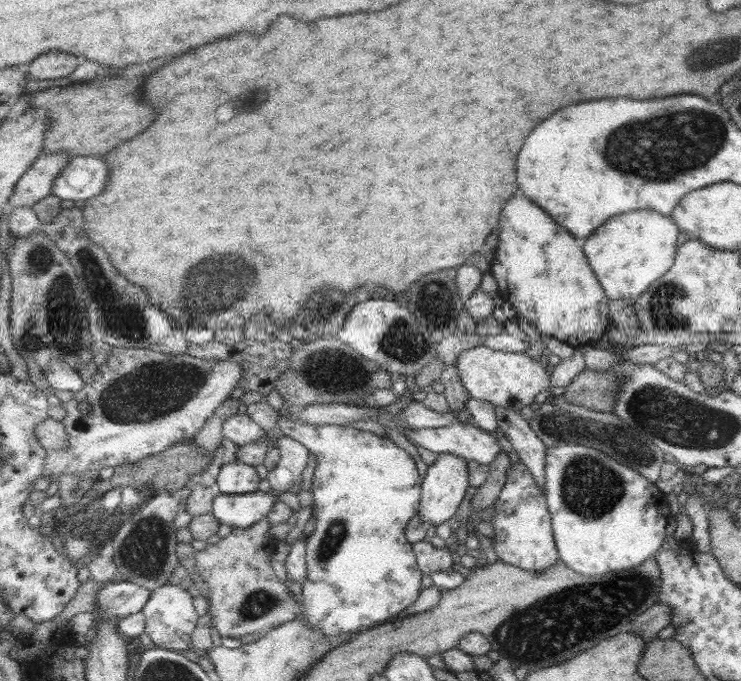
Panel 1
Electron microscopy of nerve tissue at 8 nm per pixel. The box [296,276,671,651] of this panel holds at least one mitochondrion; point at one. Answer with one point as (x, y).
(590, 485)

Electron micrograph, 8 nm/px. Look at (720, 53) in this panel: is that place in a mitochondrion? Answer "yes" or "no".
yes

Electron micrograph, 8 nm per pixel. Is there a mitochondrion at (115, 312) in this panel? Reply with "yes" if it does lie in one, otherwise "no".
yes

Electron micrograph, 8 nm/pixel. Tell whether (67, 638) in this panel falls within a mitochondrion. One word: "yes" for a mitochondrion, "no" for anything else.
no

